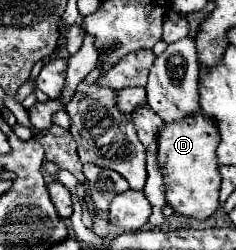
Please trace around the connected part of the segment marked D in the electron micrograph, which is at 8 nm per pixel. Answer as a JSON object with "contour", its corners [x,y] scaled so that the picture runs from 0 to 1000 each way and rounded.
{"contour":[[[856,436],[763,484],[695,492],[669,524],[669,668],[695,708],[703,804],[771,860],[873,876],[924,828],[924,740],[932,684],[907,596],[924,588],[932,532],[898,468],[873,468]]]}

